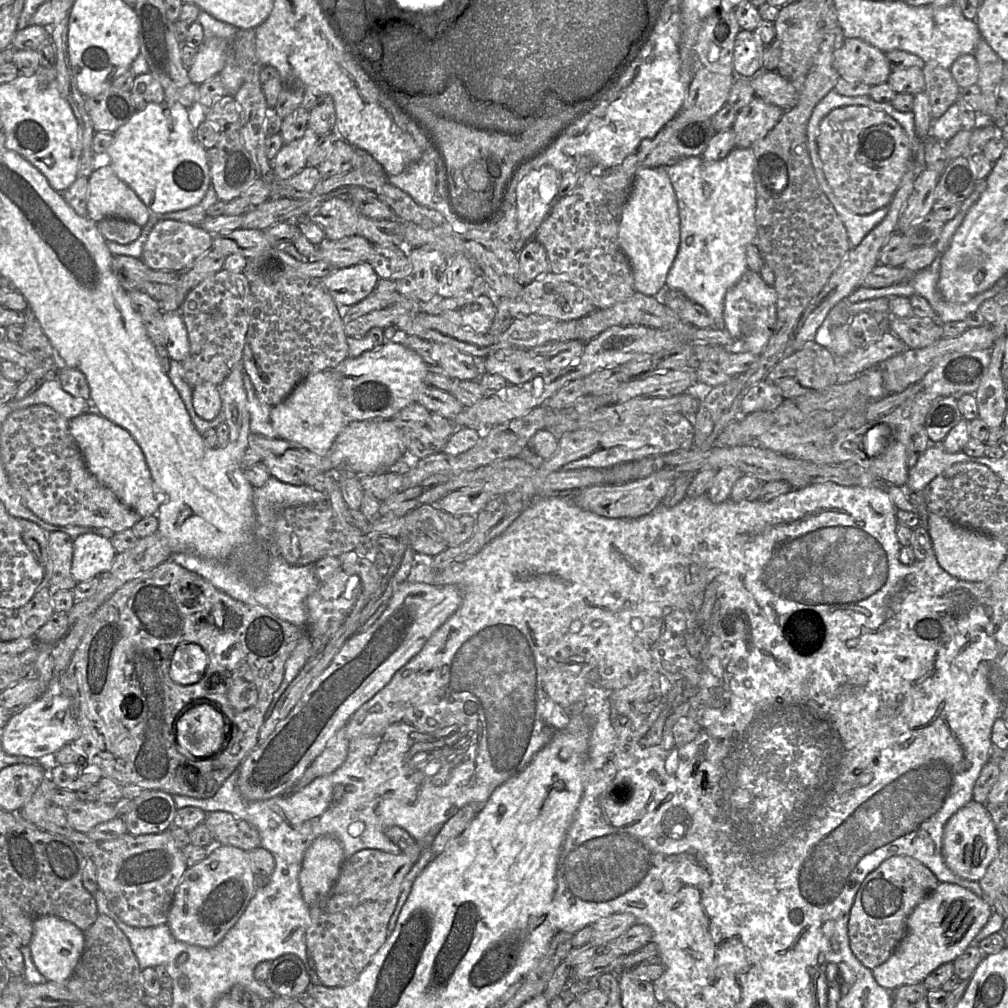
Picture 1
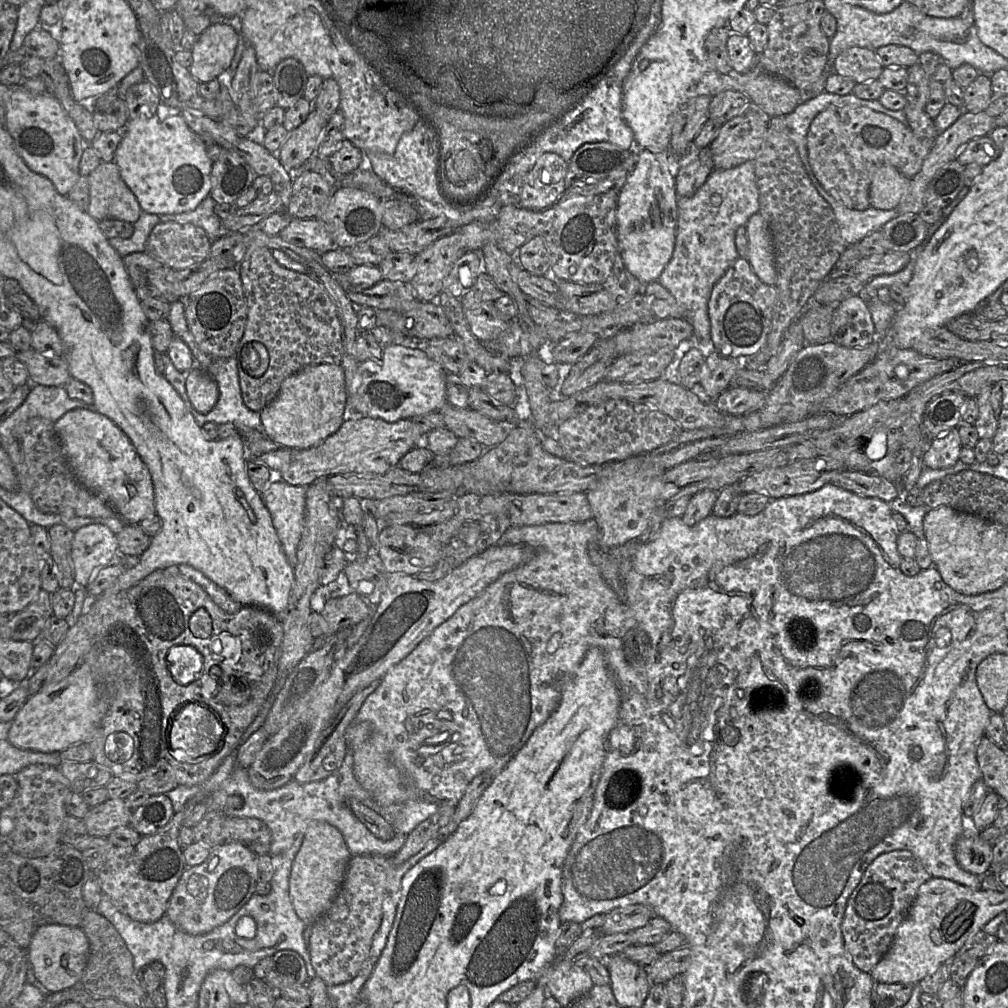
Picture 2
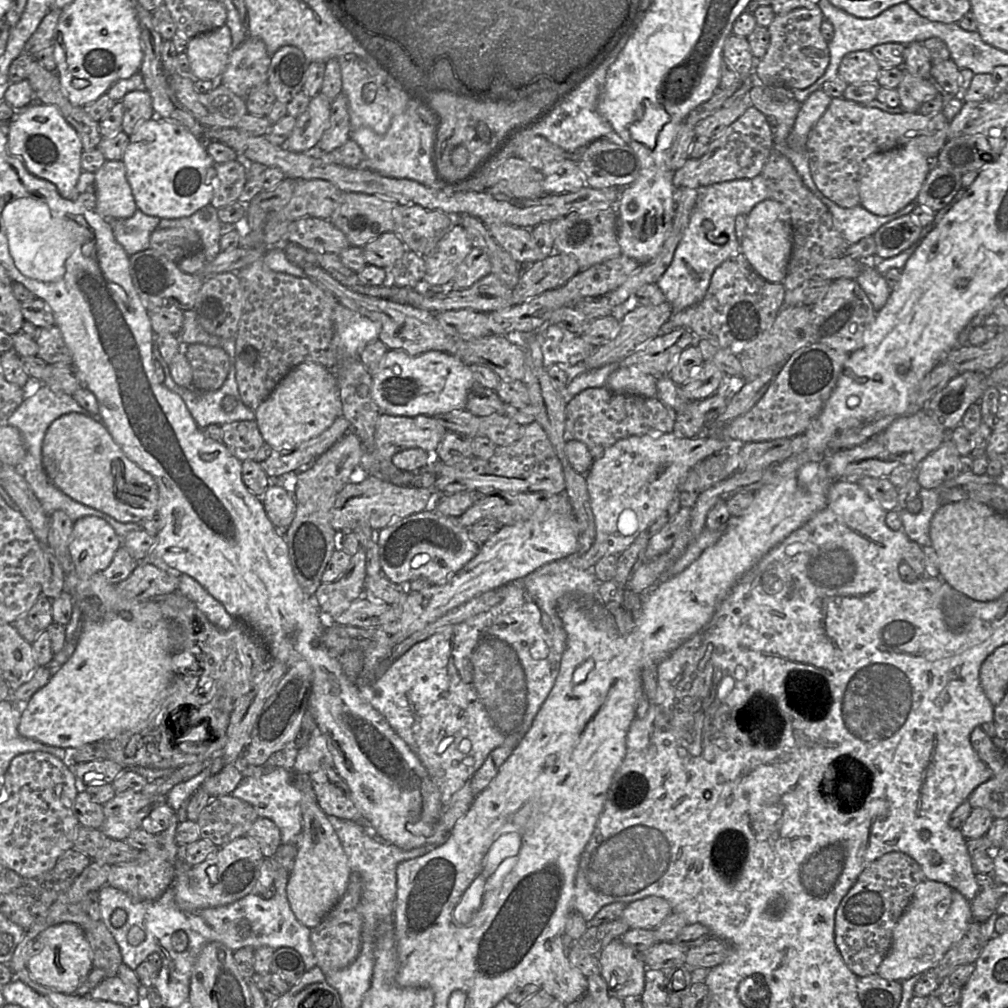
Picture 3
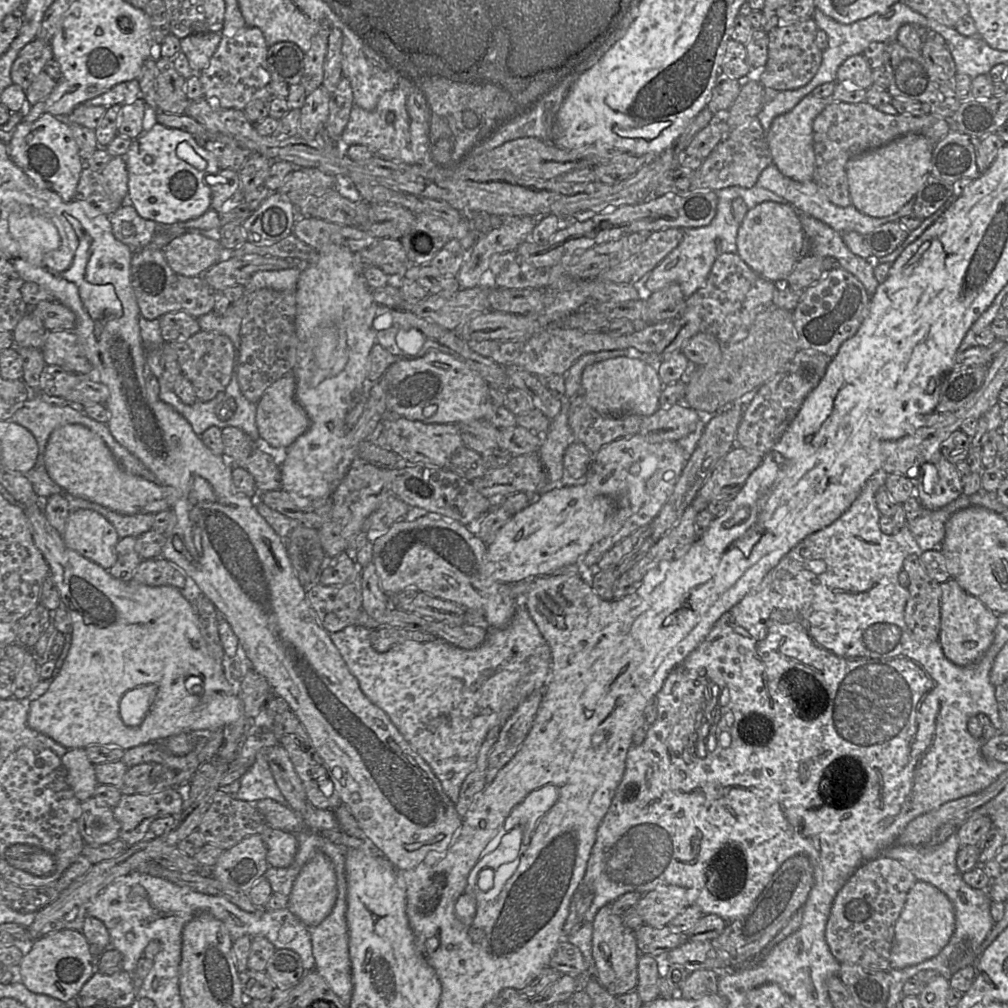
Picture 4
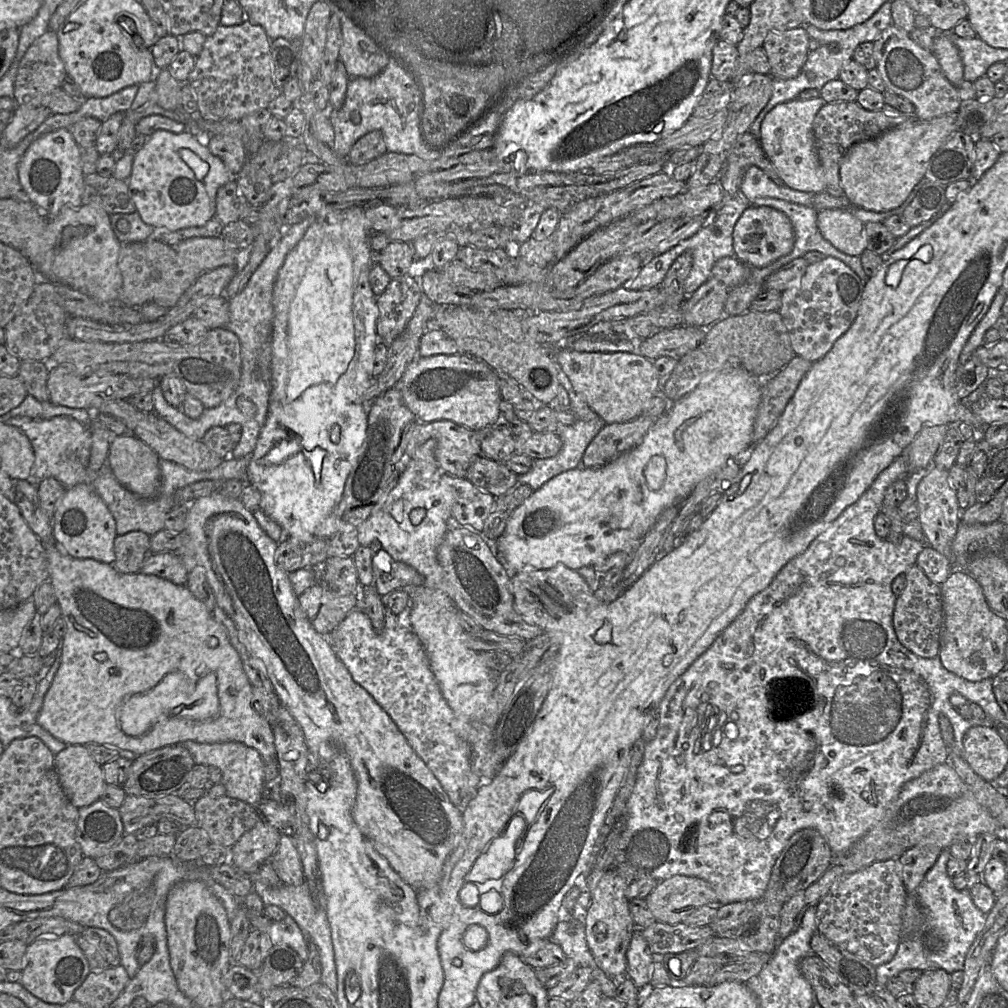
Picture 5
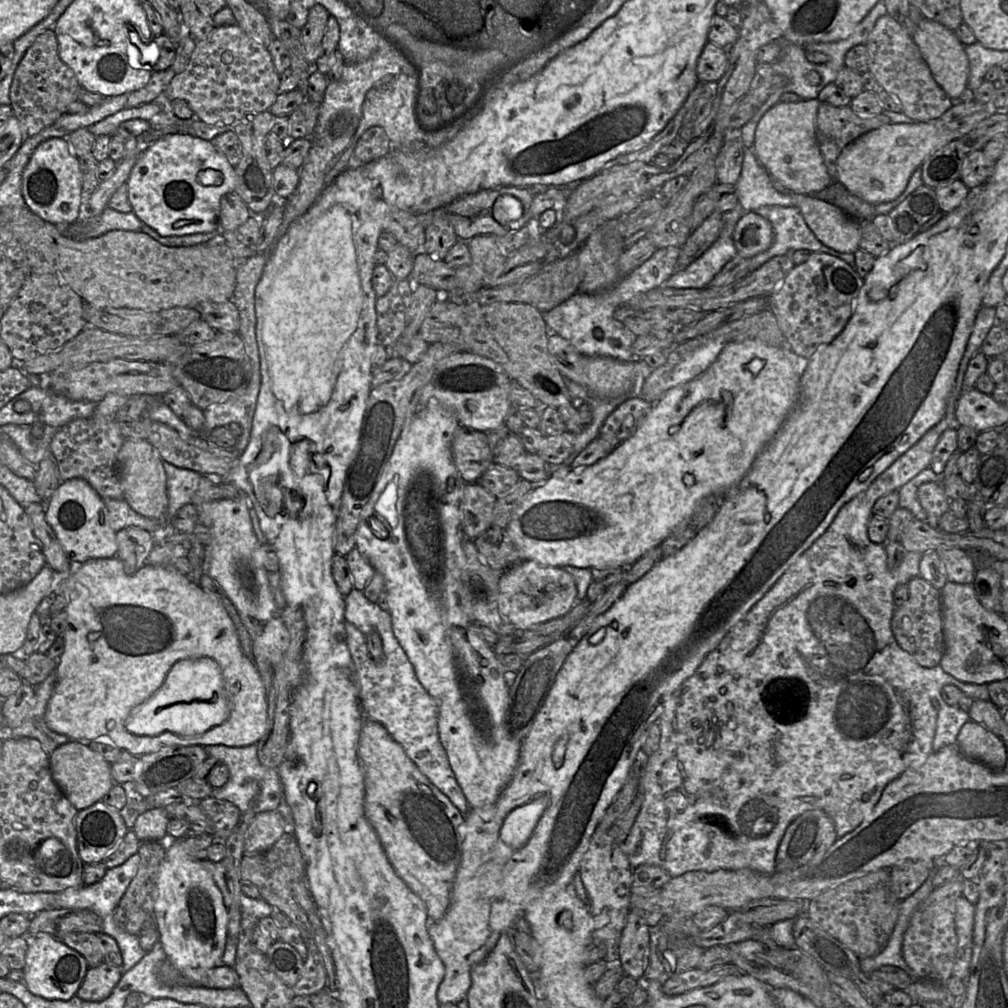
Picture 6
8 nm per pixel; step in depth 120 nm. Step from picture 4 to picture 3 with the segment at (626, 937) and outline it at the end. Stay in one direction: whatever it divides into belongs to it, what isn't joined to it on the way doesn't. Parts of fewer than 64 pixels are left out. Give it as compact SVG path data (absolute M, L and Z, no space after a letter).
M614 939L604 947L598 958L601 976L607 983L610 995L621 1001L630 996L641 997L646 973L641 953L620 939Z

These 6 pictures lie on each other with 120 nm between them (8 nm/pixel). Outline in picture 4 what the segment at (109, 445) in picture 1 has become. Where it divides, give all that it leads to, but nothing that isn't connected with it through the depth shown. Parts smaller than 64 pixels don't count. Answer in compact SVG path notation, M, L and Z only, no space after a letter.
M80 424L61 426L51 433L45 447L44 463L50 478L64 491L121 514L156 514L172 508L179 498L175 487L123 470L101 437Z

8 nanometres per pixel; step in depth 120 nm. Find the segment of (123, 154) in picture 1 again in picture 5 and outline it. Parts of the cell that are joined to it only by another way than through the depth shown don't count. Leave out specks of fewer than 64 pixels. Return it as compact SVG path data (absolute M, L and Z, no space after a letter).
M157 130L135 154L127 185L141 219L158 231L173 232L188 227L203 226L216 215L218 189L232 178L222 159L211 153L201 137L196 137L189 131L173 133Z

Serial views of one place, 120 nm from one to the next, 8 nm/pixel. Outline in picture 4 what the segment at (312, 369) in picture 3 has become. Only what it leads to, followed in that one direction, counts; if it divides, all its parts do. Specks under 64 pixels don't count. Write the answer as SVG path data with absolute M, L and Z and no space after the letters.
M293 371L273 383L257 403L256 424L261 439L273 447L287 447L304 434L310 420L295 398L296 378Z

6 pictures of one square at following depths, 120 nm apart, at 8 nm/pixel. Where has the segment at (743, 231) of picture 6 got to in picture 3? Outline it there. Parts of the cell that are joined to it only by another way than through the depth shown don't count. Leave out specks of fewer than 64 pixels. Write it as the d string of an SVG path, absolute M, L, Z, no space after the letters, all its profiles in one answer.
M767 199L756 204L746 216L739 252L765 281L782 284L791 258L792 241L793 230L787 209L778 201Z

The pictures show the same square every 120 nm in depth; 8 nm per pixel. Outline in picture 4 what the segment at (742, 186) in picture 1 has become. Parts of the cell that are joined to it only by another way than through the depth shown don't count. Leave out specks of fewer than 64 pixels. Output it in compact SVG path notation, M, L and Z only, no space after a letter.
M756 185L749 189L730 186L716 190L715 193L718 203L714 218L706 226L684 229L683 238L679 245L648 274L645 288L649 292L658 291L670 283L677 283L684 296L688 298L704 285L712 265L718 256L723 253L737 252L736 239L740 224L735 220L732 213L732 202L734 199L742 198L748 210L764 201L788 204L784 198Z

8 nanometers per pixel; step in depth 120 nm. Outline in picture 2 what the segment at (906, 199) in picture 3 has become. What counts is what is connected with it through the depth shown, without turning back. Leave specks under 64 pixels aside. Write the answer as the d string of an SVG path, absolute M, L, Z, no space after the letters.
M893 166L880 167L870 183L870 207L882 210L896 208L907 194L910 181Z

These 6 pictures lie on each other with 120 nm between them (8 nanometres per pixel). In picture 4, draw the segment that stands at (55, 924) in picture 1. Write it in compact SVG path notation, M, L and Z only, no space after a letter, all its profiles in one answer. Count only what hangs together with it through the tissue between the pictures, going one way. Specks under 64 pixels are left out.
M63 929L29 944L19 963L19 982L30 991L74 1003L85 982L95 971L93 948L81 931Z

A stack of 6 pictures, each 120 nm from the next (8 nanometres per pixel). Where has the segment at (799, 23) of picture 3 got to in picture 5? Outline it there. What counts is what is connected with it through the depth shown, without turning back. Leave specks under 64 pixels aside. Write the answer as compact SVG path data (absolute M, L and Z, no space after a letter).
M806 27L770 33L763 44L774 79L792 79L800 72L809 53Z

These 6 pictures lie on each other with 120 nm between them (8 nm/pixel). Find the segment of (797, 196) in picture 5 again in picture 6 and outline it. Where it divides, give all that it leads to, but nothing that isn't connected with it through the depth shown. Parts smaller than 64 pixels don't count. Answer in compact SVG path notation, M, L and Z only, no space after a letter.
M752 149L745 150L741 175L735 187L745 212L756 211L763 206L794 206L791 195L783 194L774 187L771 175L759 163Z

